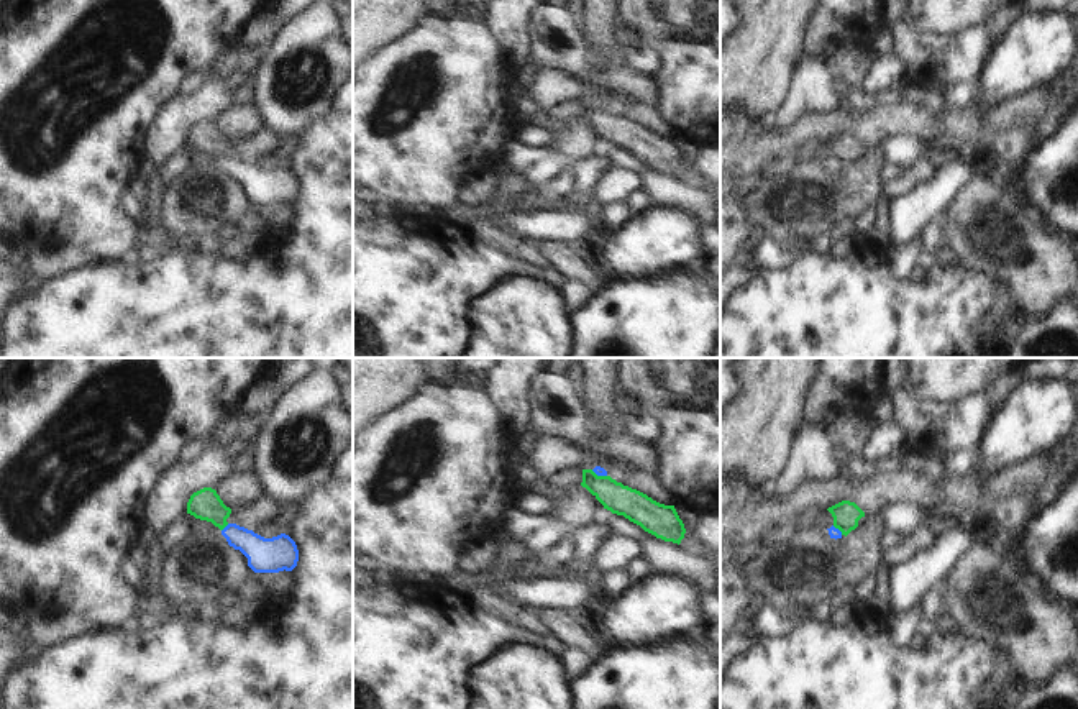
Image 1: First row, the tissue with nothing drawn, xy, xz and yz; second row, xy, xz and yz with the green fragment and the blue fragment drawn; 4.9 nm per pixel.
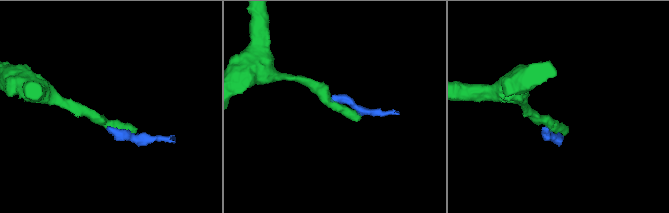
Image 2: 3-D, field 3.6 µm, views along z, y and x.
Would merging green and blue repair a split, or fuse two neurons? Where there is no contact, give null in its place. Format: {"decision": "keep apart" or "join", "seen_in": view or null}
{"decision": "keep apart", "seen_in": "xy"}

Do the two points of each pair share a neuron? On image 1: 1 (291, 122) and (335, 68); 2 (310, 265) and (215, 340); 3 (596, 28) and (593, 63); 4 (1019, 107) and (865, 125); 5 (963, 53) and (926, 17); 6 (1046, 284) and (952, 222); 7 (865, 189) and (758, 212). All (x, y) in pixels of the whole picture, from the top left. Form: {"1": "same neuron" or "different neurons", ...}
{"1": "same neuron", "2": "same neuron", "3": "different neurons", "4": "same neuron", "5": "different neurons", "6": "same neuron", "7": "same neuron"}

